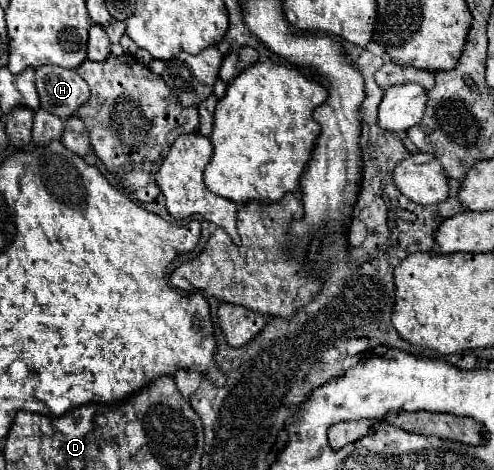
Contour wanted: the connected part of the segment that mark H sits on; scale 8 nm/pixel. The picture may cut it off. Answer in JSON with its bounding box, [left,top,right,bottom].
[35,65,89,119]

